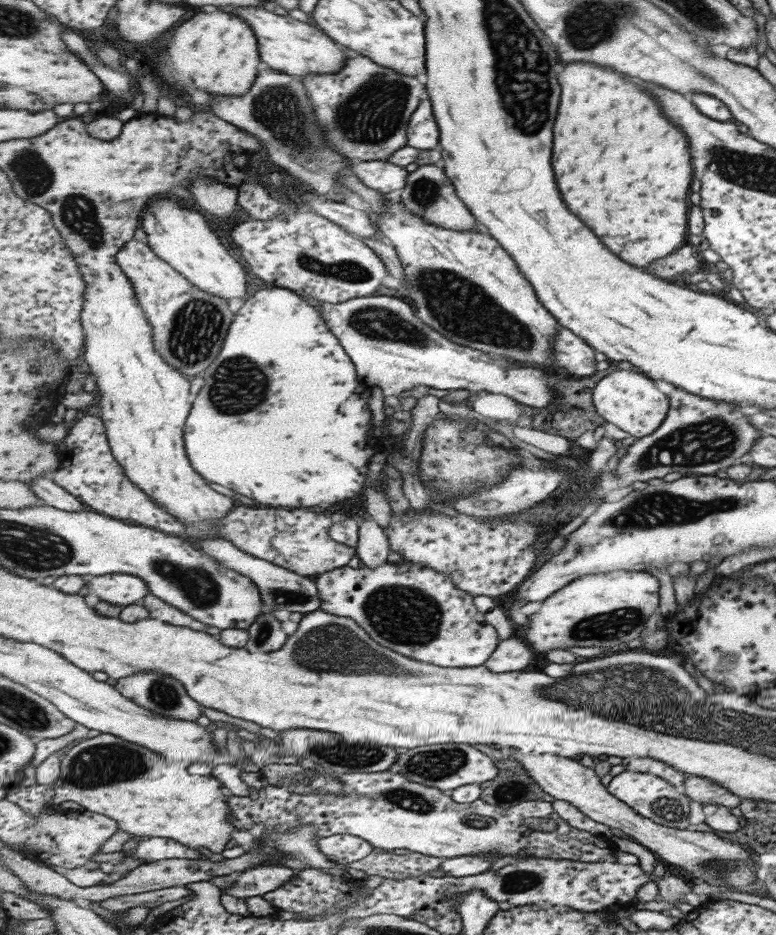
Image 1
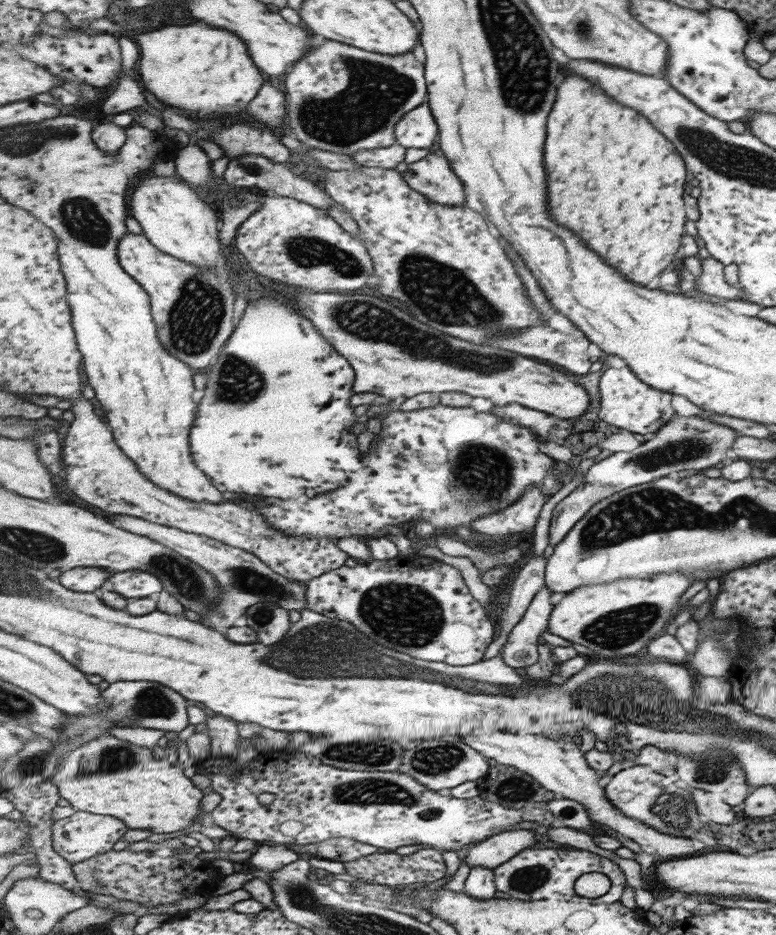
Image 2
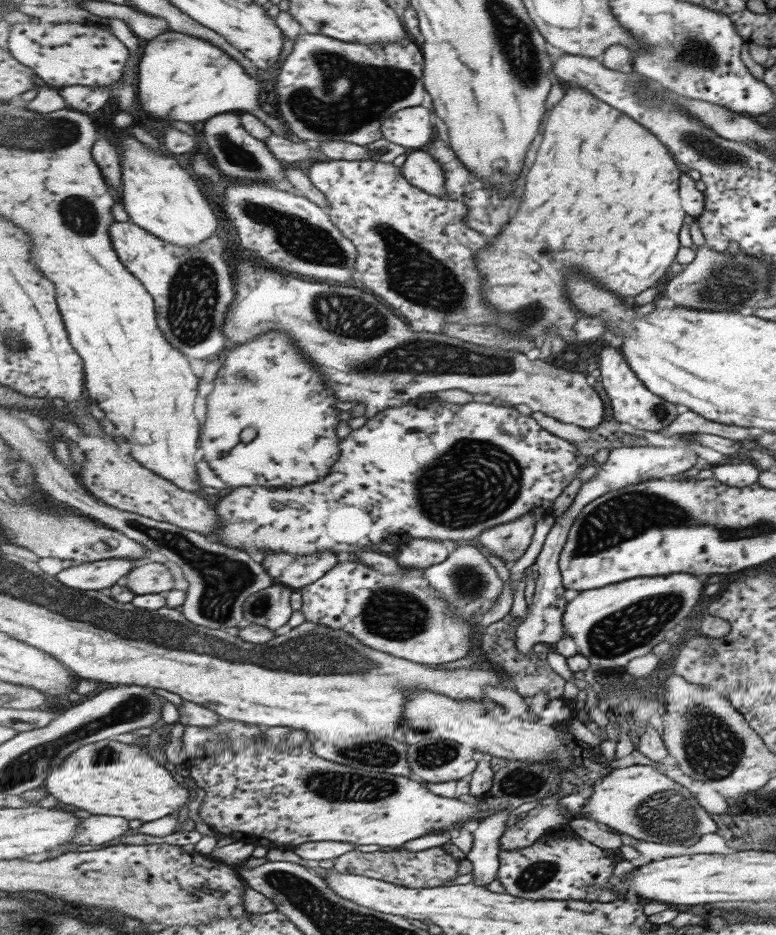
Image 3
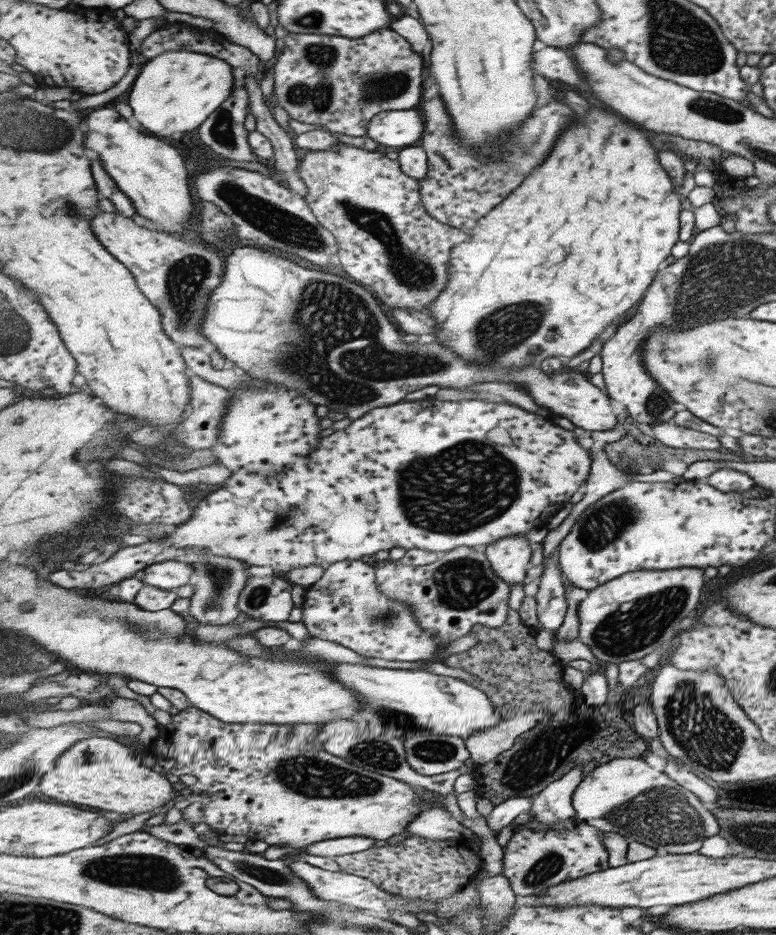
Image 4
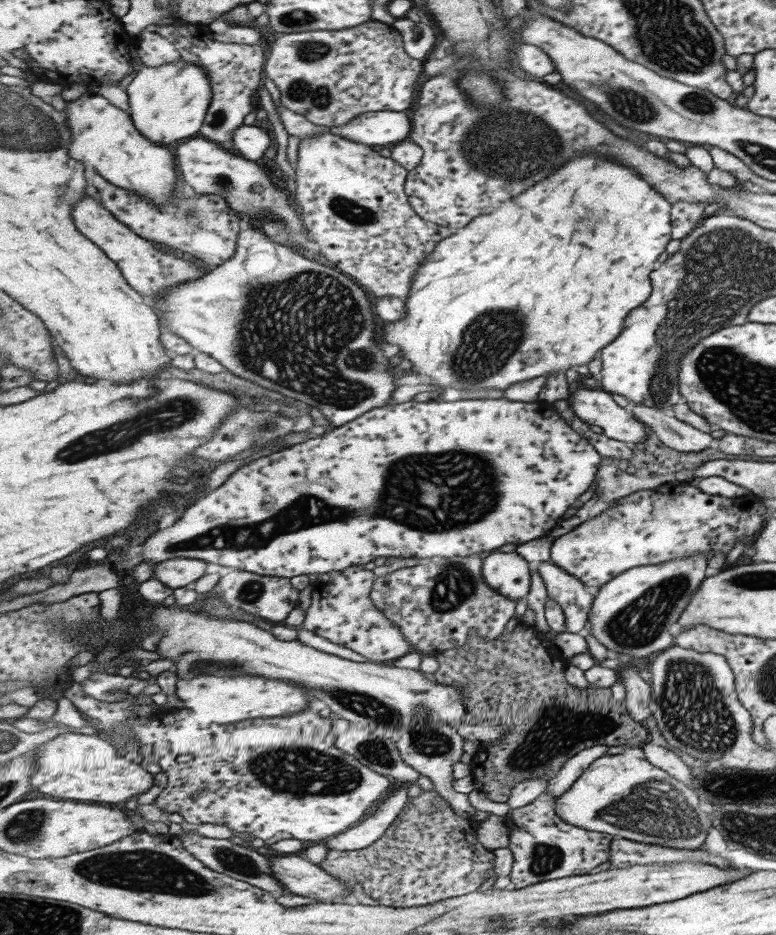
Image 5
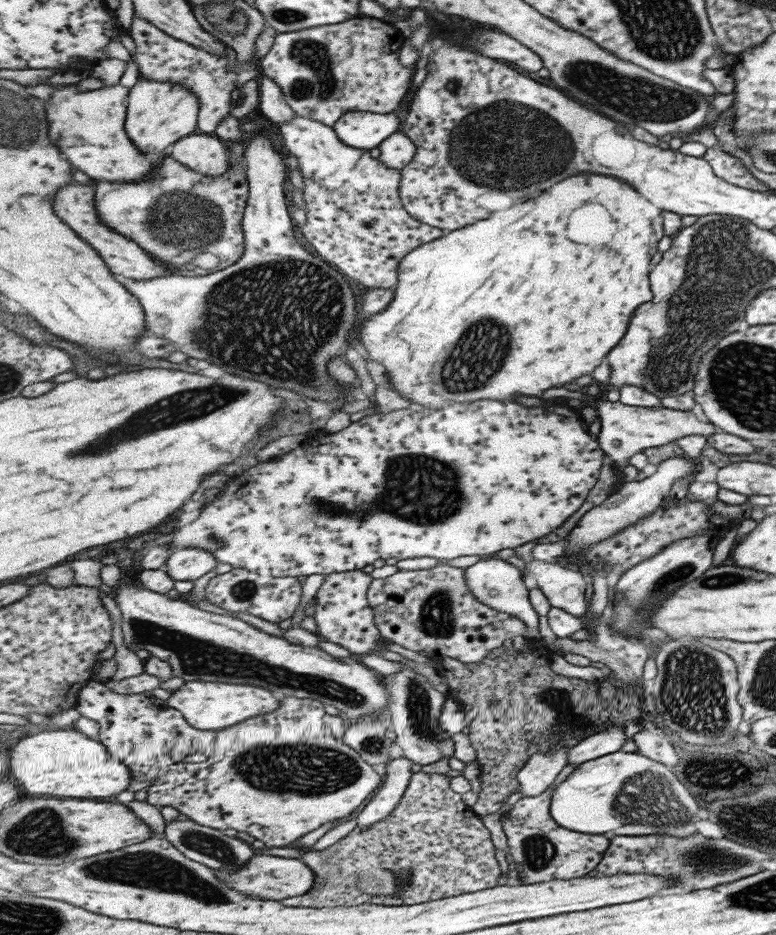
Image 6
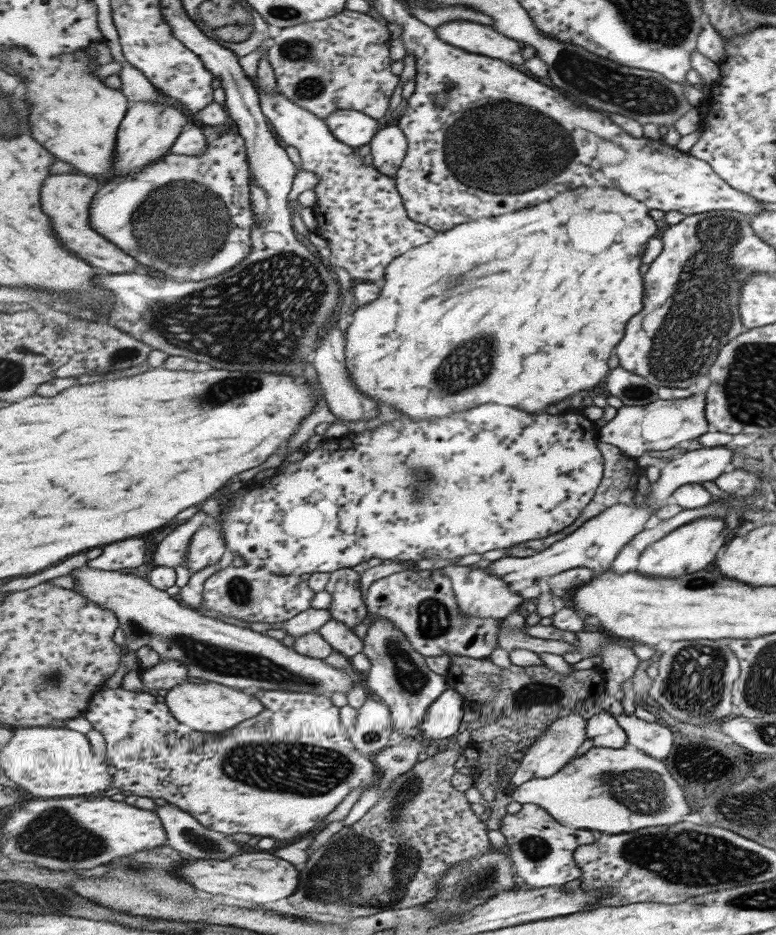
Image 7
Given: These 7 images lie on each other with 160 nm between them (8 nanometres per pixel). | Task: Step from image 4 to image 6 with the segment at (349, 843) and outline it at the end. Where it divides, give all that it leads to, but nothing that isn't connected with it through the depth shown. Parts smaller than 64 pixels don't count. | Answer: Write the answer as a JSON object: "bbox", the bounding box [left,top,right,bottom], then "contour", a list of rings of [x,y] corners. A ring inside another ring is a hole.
{"bbox":[357,753,413,827],"contour":[[[395,753],[386,768],[386,777],[382,786],[360,811],[357,827],[373,827],[397,808],[412,779],[413,761]]]}

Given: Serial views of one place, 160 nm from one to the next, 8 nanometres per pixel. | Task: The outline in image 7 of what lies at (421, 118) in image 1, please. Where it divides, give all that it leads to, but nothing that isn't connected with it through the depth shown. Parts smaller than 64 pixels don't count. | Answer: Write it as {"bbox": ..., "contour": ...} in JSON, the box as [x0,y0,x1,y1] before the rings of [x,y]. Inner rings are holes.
{"bbox":[327,111,384,149],"contour":[[[335,111],[327,122],[341,142],[355,149],[371,144],[373,137],[384,127],[383,120],[359,111]]]}

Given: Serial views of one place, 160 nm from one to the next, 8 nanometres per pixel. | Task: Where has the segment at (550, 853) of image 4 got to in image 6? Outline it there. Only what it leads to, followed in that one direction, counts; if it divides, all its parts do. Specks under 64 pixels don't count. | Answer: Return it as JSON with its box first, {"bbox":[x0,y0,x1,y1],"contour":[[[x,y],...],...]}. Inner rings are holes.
{"bbox":[503,763,609,885],"contour":[[[568,763],[565,770],[557,776],[557,780],[539,796],[526,796],[518,800],[513,808],[505,813],[503,827],[508,836],[507,853],[513,858],[519,872],[519,882],[523,885],[549,882],[553,879],[571,879],[590,875],[595,872],[597,864],[603,860],[609,848],[609,835],[594,835],[575,832],[563,828],[552,817],[552,792],[574,771]]]}

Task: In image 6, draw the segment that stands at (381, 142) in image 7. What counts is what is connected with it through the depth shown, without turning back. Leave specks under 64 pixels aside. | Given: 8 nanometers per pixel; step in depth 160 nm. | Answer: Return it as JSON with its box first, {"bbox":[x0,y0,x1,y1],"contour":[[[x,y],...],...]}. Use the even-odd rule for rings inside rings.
{"bbox":[379,132,417,168],"contour":[[[403,132],[385,139],[379,146],[381,162],[389,168],[405,168],[417,154],[417,145]]]}

